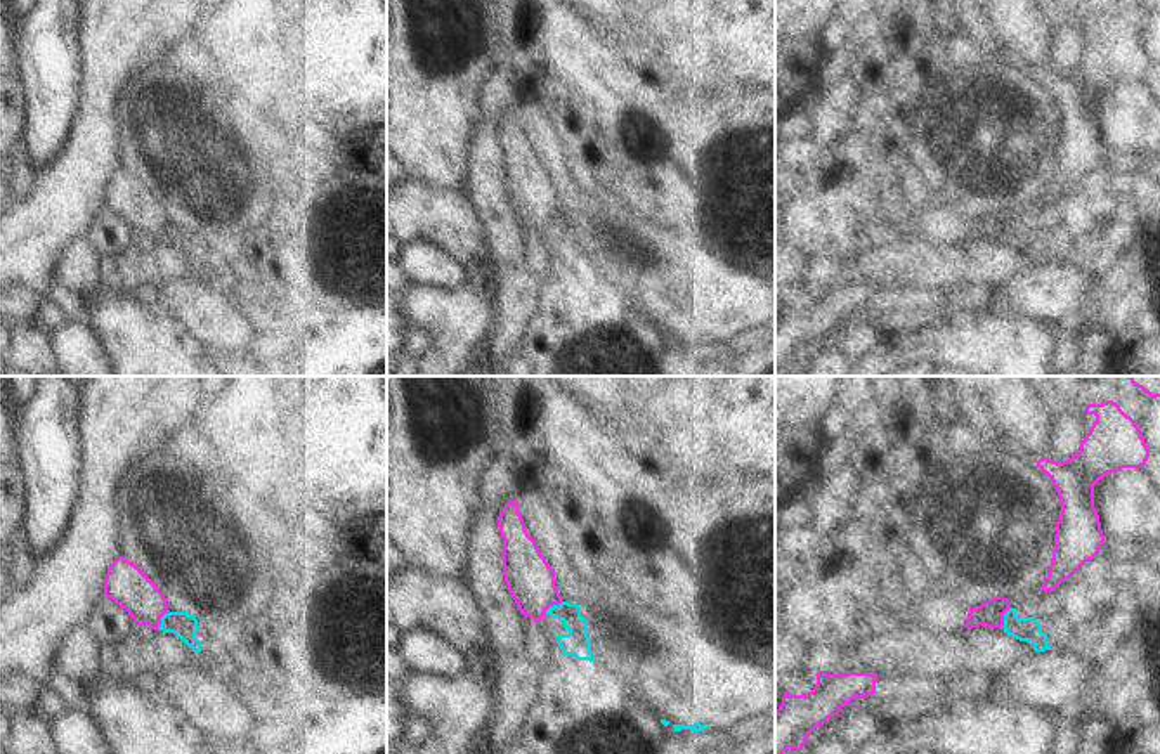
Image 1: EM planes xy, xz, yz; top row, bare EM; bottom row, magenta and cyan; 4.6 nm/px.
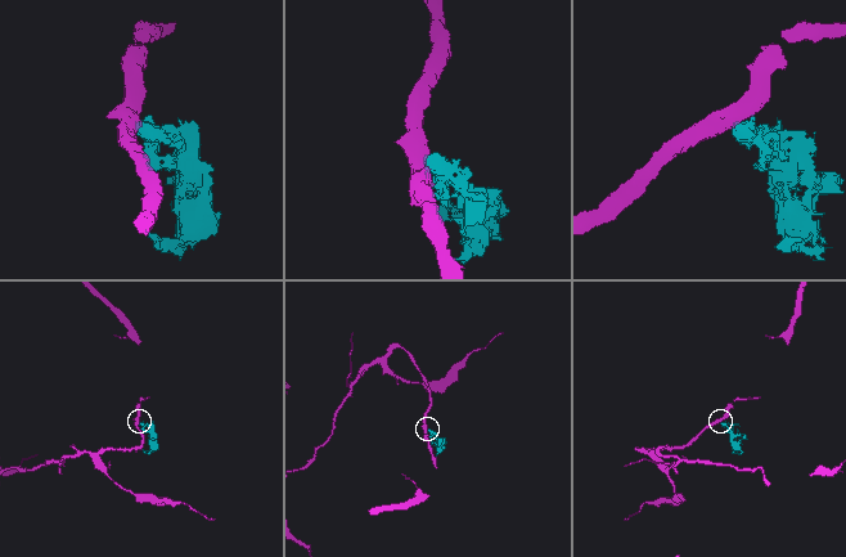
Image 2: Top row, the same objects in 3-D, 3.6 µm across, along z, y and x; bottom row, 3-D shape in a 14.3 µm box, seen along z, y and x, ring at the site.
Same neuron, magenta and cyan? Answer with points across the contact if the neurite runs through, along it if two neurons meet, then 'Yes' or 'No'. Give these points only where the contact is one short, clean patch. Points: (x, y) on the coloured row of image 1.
Boundary: yz (1011, 607), (1004, 614), (1001, 626). No

